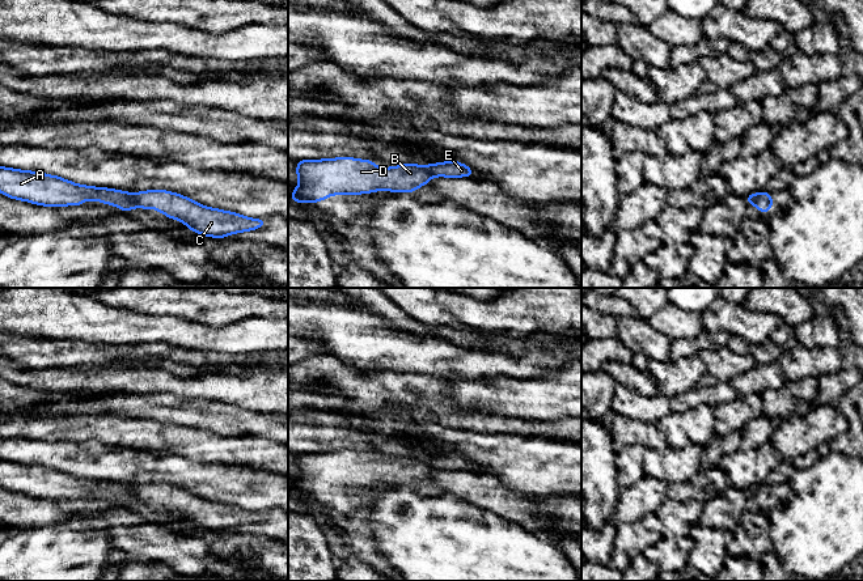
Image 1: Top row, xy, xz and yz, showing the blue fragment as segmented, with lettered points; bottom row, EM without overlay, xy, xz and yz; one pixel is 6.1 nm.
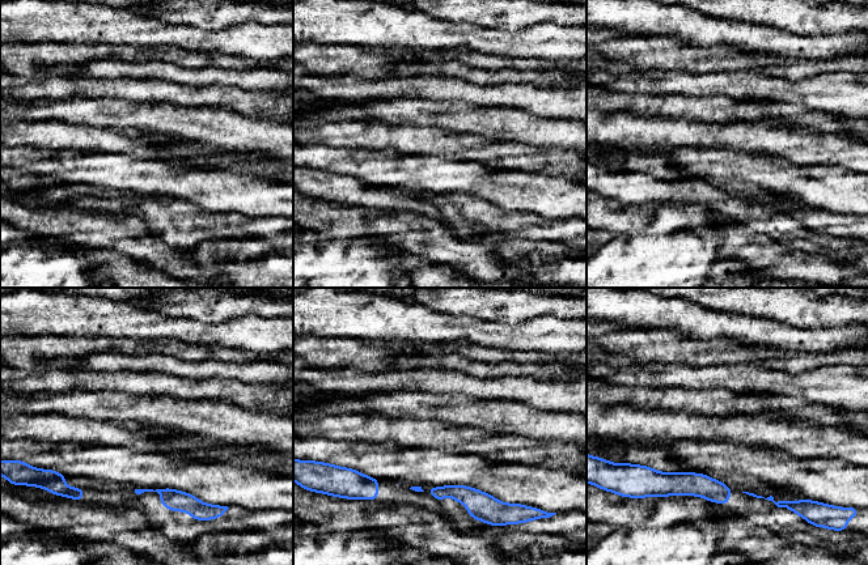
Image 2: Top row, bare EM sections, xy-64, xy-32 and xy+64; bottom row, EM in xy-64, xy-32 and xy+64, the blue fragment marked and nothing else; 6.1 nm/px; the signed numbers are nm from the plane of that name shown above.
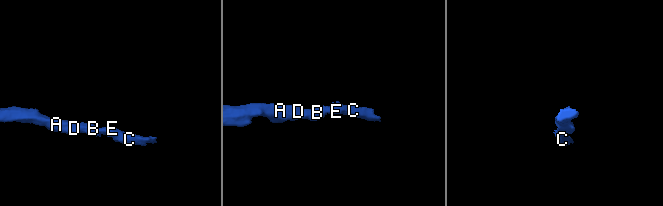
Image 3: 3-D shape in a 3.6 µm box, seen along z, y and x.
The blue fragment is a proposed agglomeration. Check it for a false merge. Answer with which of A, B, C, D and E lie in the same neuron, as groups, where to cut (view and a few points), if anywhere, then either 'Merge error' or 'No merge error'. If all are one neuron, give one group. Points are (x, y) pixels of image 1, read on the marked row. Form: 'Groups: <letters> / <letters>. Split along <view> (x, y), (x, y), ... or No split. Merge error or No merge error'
Groups: A B D / C E. Split along xy (132, 194), (132, 199), (138, 206). Merge error

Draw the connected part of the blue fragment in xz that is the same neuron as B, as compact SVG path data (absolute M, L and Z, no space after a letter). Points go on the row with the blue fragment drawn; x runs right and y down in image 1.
M352 157L301 160L296 174L300 185L289 199L297 203L316 203L339 195L369 194L375 191L411 192L430 183L431 174L416 164L395 167L377 167L373 160Z

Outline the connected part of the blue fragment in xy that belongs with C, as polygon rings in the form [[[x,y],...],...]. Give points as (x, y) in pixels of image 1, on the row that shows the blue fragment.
[[[165,190],[135,192],[134,200],[143,209],[155,208],[172,220],[183,221],[193,232],[213,238],[266,226],[266,219],[248,219],[240,213],[208,208]]]

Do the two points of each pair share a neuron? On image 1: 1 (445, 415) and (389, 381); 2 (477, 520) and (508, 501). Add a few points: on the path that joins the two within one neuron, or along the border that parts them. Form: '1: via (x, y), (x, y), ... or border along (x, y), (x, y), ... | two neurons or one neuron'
1: via (431, 401), (423, 393), (413, 391), (403, 385) | one neuron
2: border along (462, 499), (491, 509), (519, 525) | two neurons

